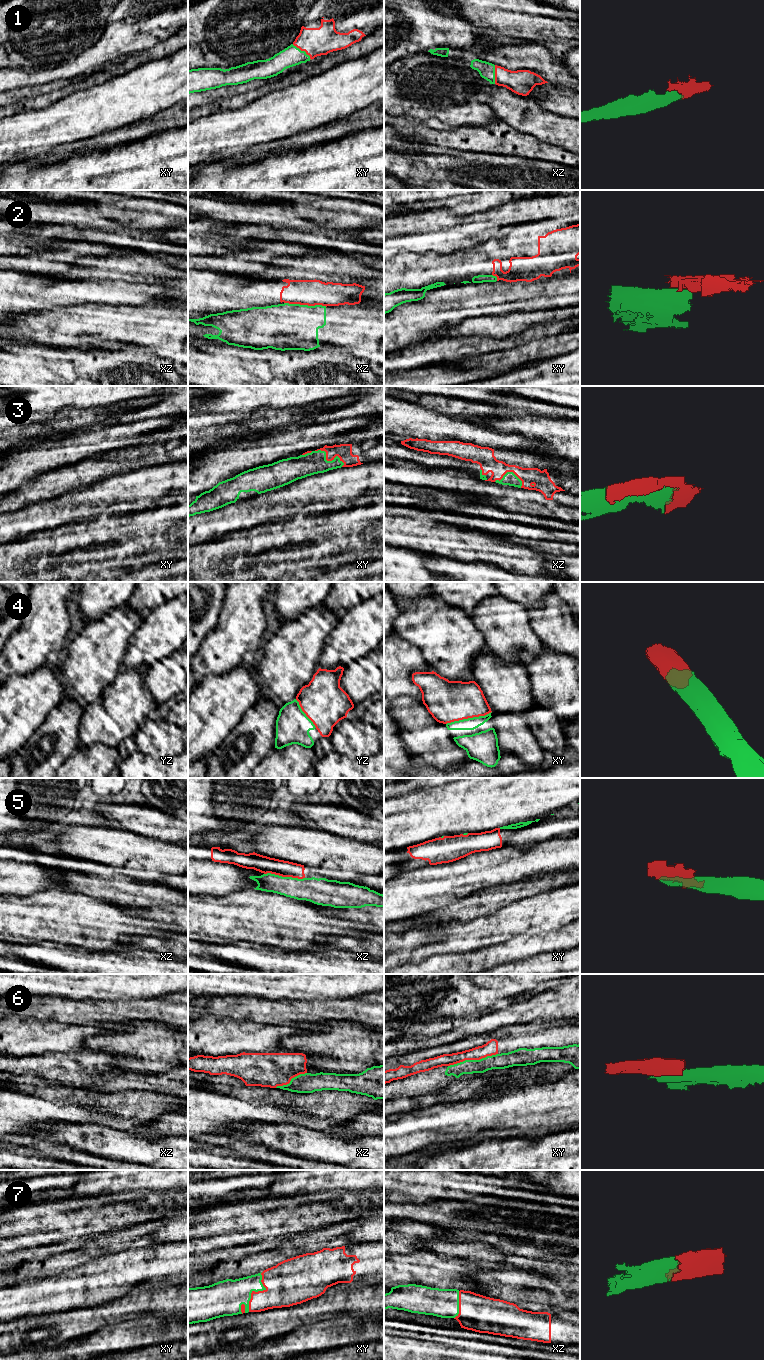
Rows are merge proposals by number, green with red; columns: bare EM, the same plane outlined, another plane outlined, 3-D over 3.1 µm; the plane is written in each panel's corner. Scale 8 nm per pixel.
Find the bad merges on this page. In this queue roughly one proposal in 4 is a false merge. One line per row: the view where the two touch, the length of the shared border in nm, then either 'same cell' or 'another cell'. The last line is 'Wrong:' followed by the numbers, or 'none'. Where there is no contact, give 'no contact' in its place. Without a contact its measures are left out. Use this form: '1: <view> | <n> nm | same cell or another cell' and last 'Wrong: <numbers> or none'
1: xy | 200 nm | same cell
2: xz | 340 nm | another cell
3: xy | 260 nm | same cell
4: xy | 380 nm | same cell
5: xz | 340 nm | same cell
6: xy | 420 nm | another cell
7: xy | 340 nm | same cell
Wrong: 2, 6

